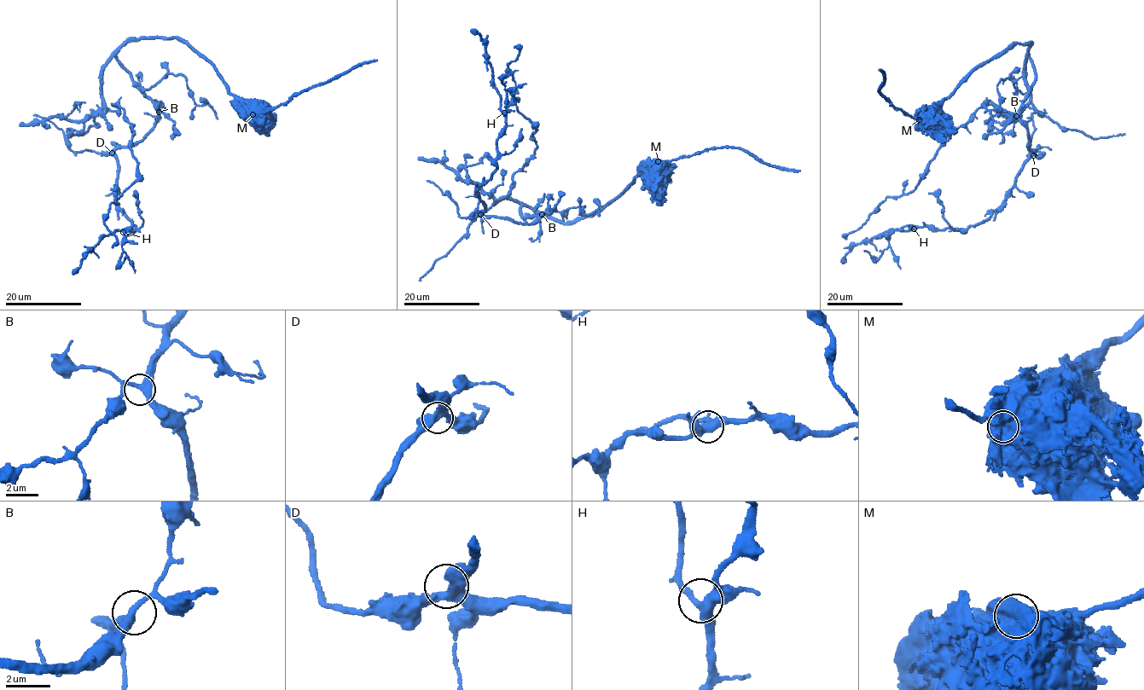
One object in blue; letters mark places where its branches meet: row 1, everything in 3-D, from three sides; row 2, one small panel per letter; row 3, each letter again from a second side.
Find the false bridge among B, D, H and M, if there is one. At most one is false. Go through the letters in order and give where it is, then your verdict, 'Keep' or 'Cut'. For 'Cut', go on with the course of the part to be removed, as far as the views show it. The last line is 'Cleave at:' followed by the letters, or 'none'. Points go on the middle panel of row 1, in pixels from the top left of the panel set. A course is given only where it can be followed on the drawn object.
B: Place: (542, 214). Keep
D: Place: (480, 214). Keep
H: Place: (504, 113). Keep
M: Place: (658, 161). Cut. Course of the part to remove: (658, 162), (573, 222), (522, 206), (540, 217), (483, 215), (476, 193), (497, 166), (505, 114), (471, 30)
Cleave at: M

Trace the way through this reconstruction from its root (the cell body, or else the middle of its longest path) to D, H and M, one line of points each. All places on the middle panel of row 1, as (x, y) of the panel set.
D: (655, 176), (636, 176), (573, 222), (527, 206), (520, 209), (523, 218), (540, 216), (530, 223), (480, 214)
H: (655, 176), (573, 222), (486, 217), (475, 195), (504, 113)
M: (655, 176), (659, 180), (664, 176), (664, 168), (658, 162)

